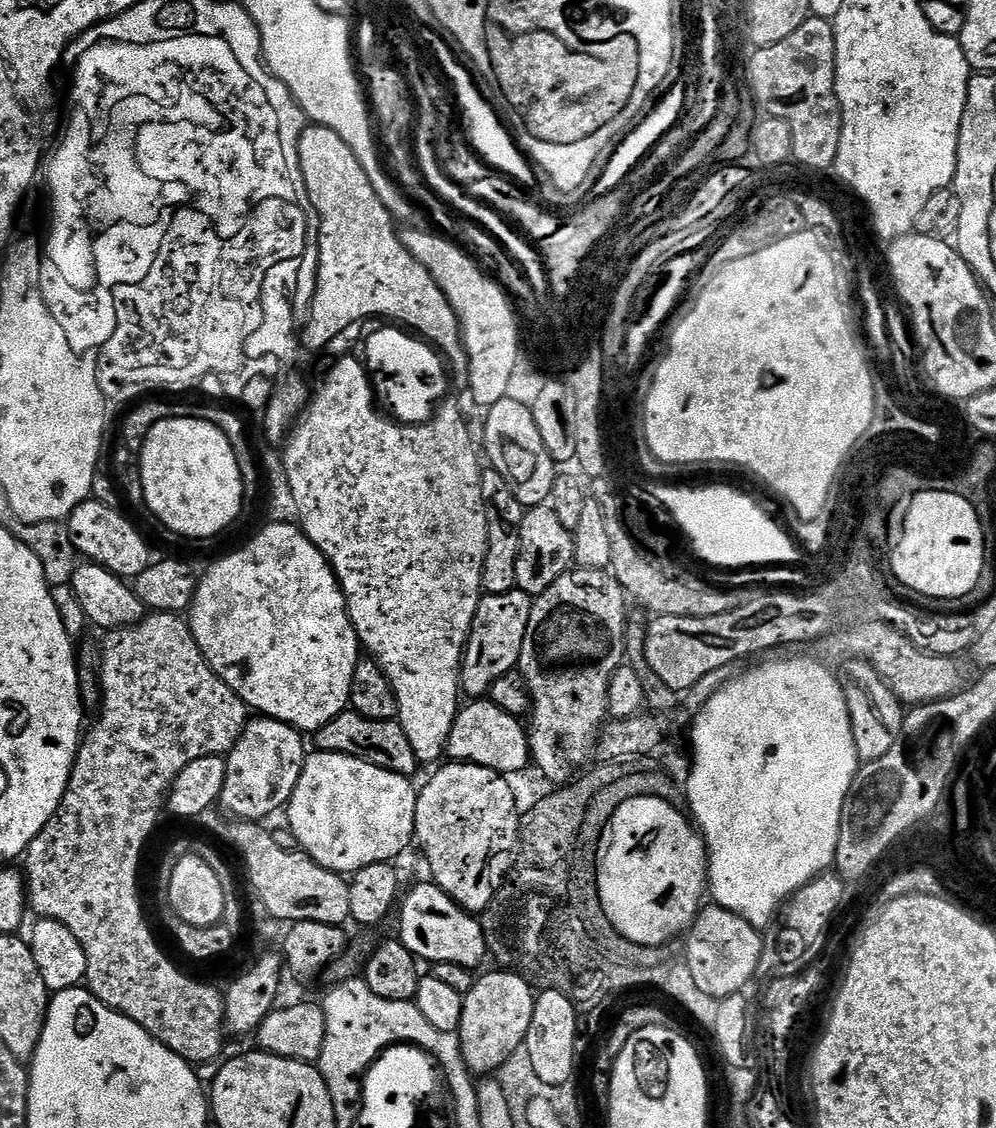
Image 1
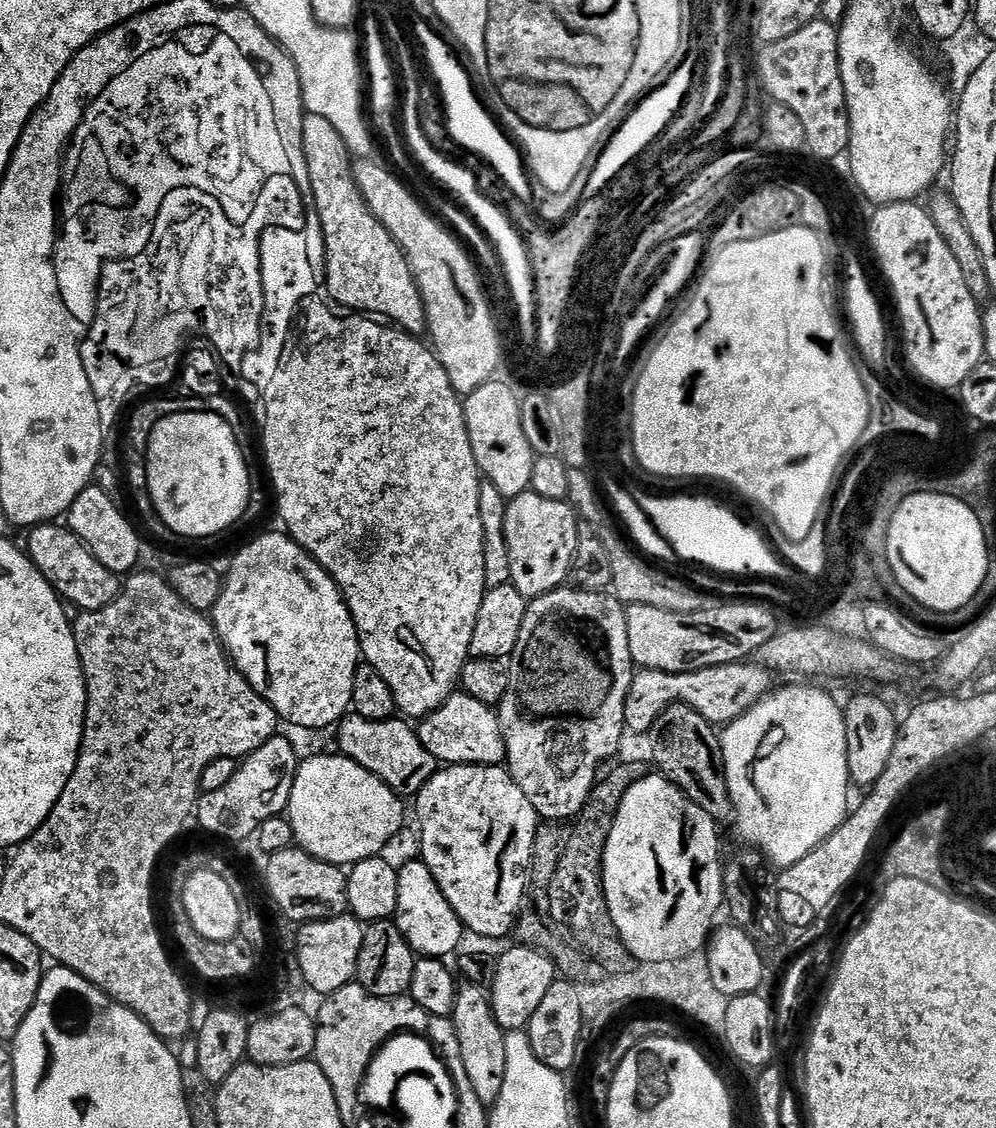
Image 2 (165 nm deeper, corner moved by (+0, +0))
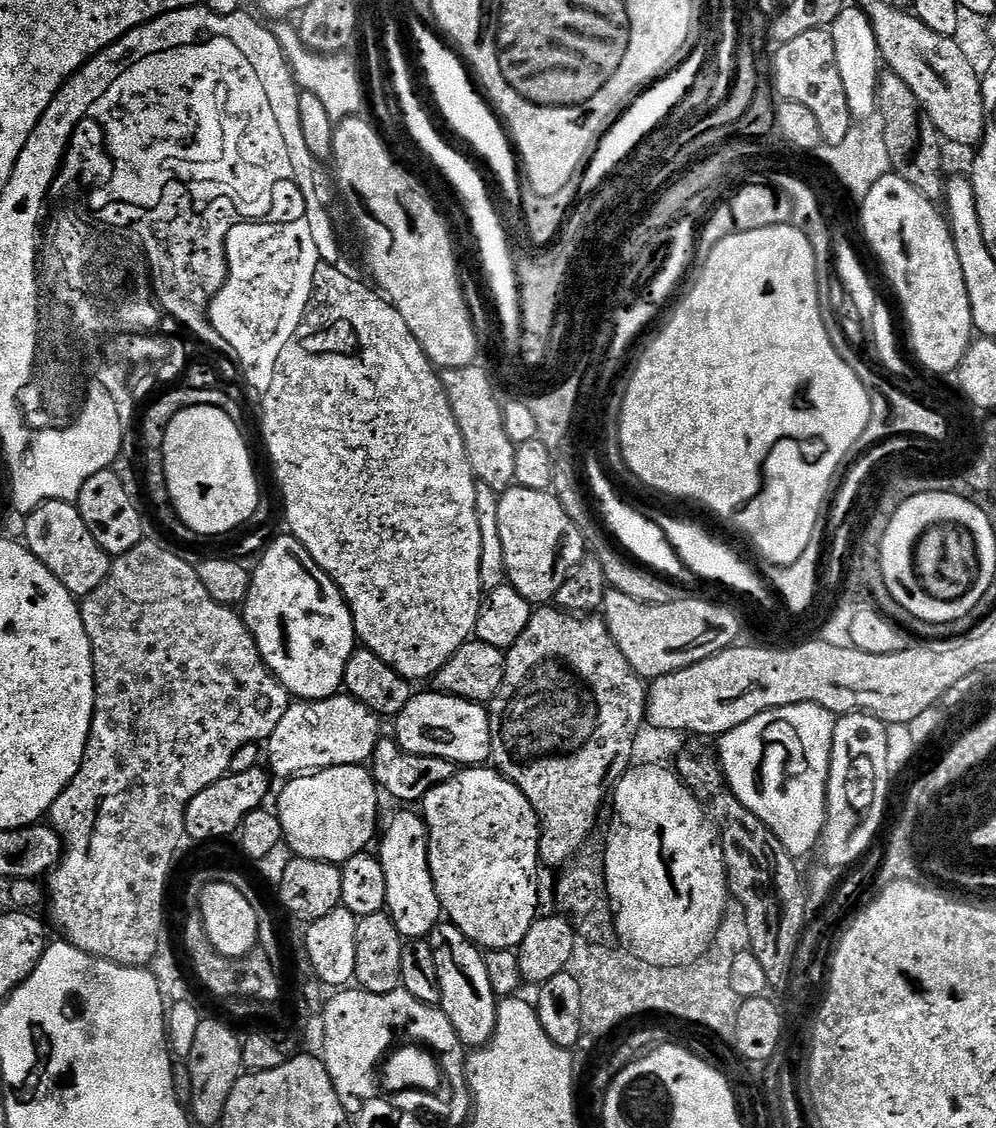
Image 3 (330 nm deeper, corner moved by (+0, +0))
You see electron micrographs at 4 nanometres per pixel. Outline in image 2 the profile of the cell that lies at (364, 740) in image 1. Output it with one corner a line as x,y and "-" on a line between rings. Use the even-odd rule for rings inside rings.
349,714
340,721
335,729
336,740
340,743
339,755
347,760
358,762
370,774
374,774
390,790
394,790
401,798
415,797
416,793
430,782
430,778
438,770
438,762
426,746
422,746
419,731
412,728
407,719
393,718
390,720
371,720
355,714

